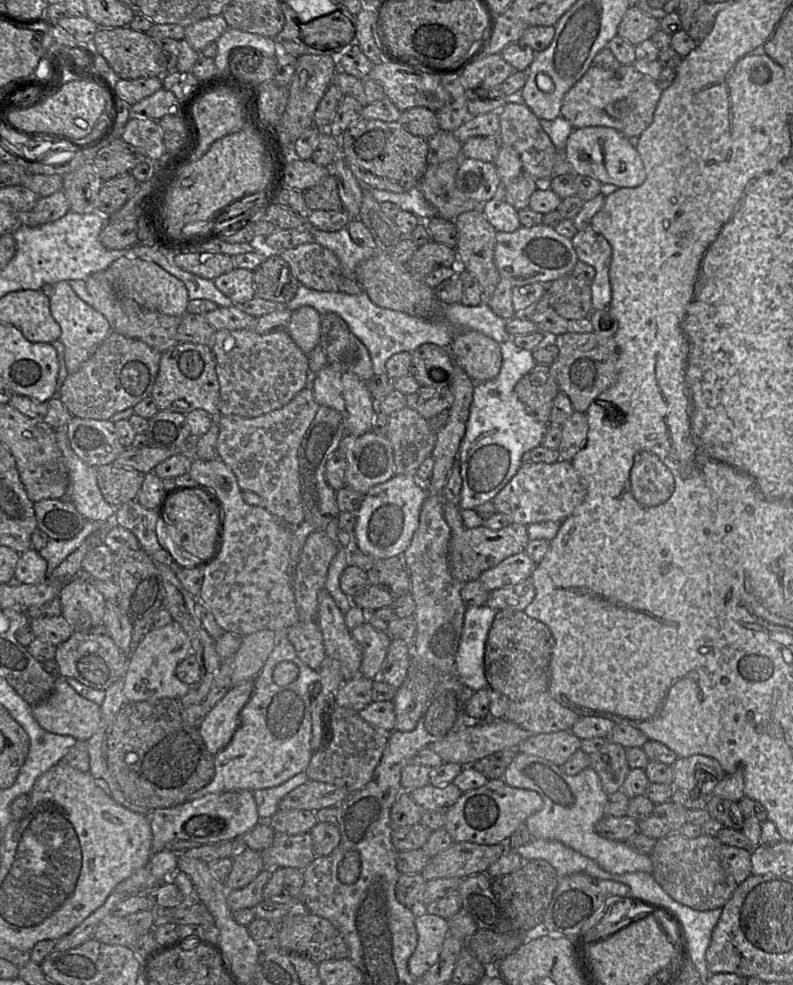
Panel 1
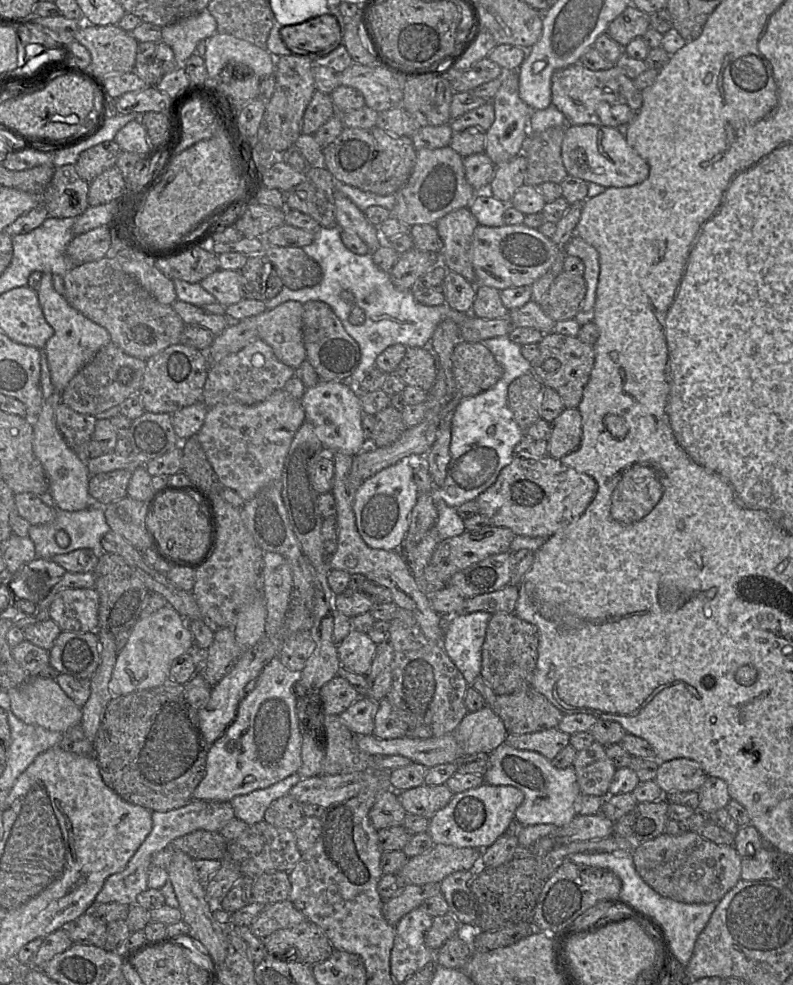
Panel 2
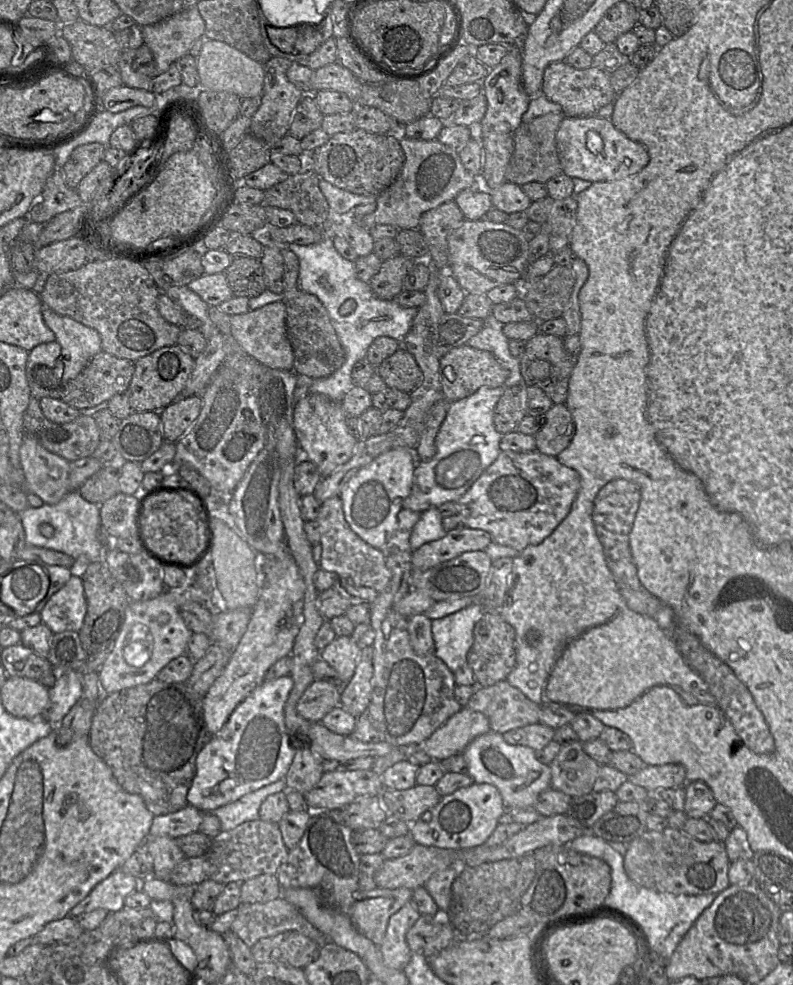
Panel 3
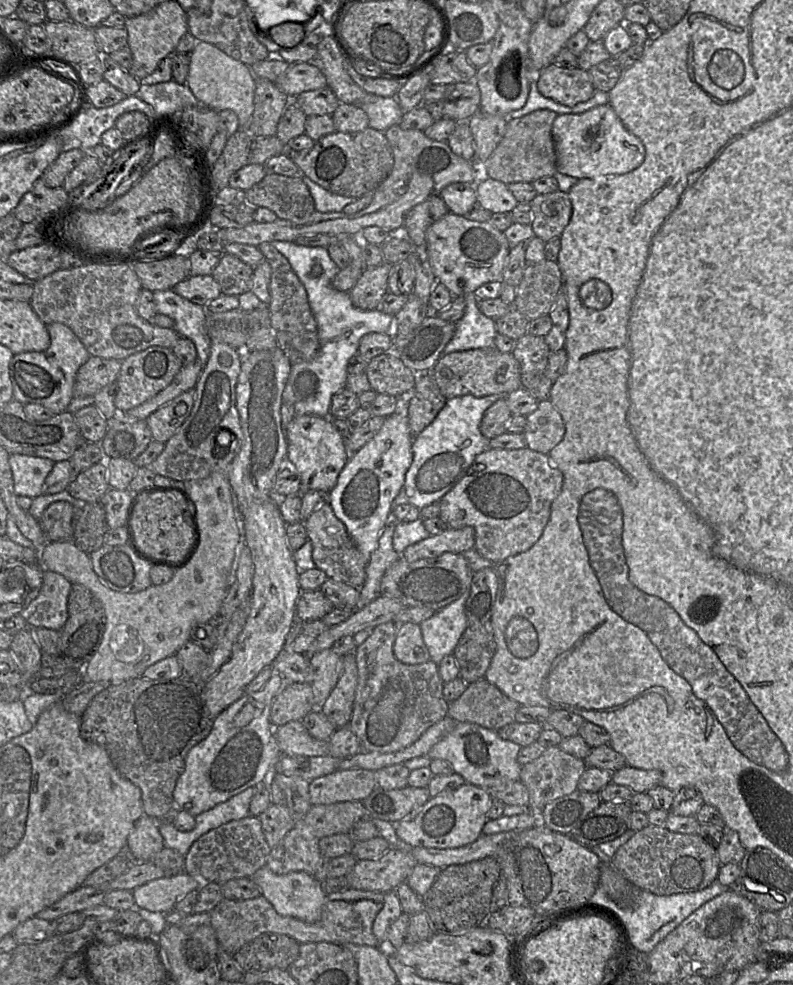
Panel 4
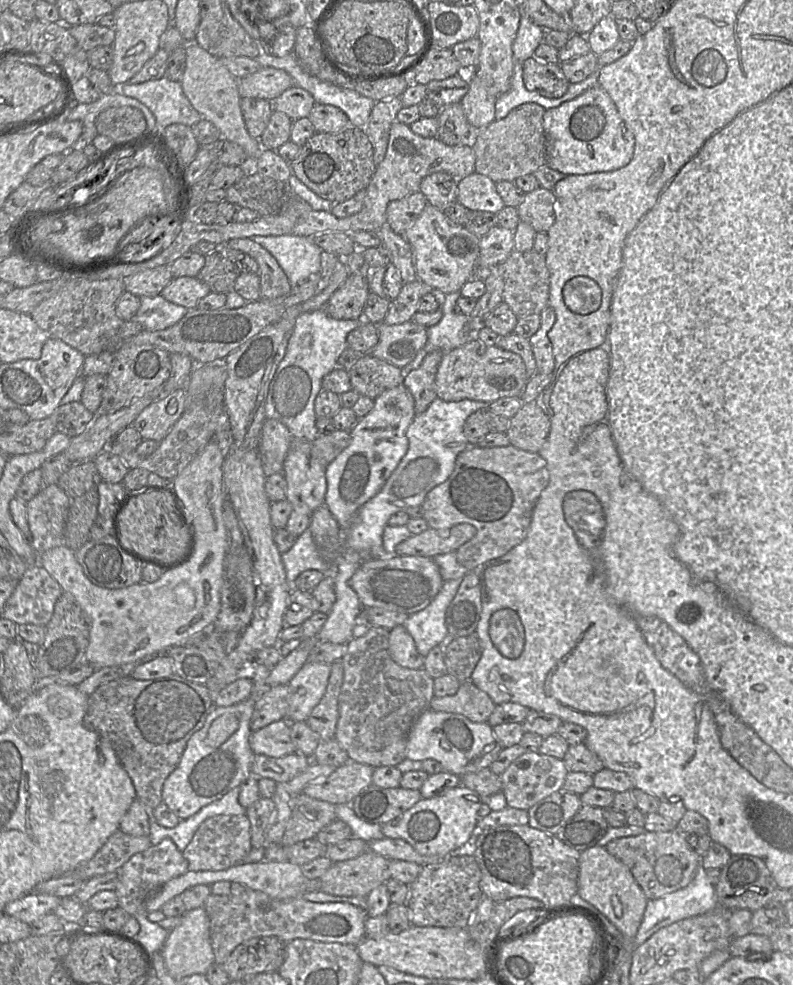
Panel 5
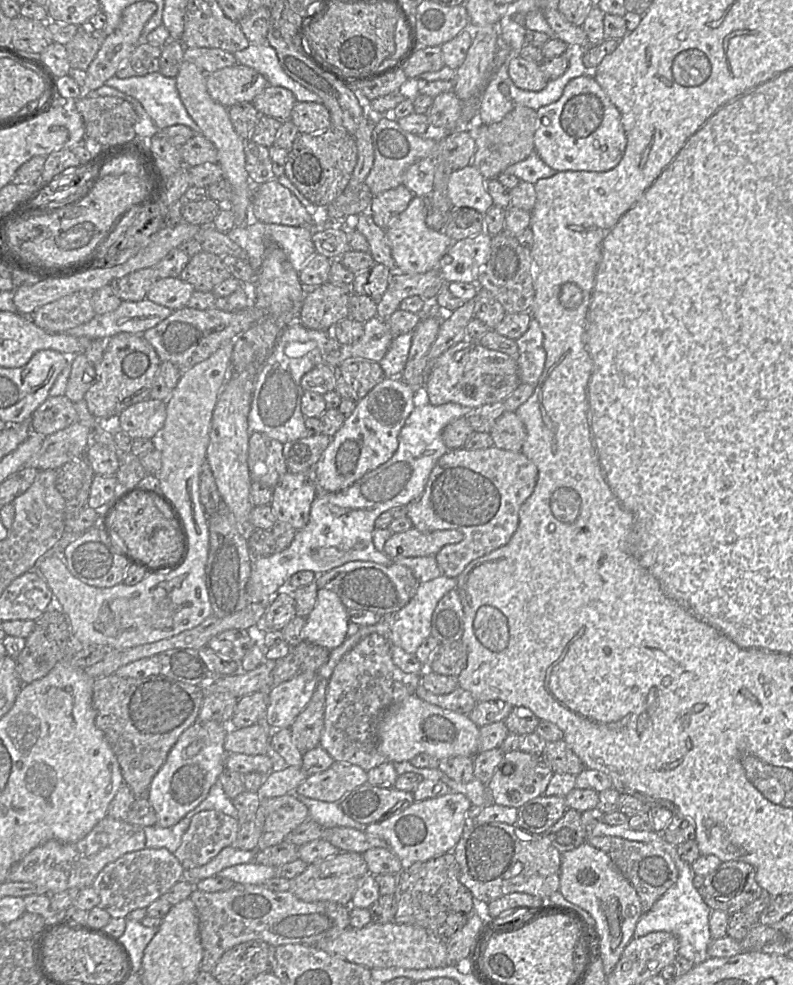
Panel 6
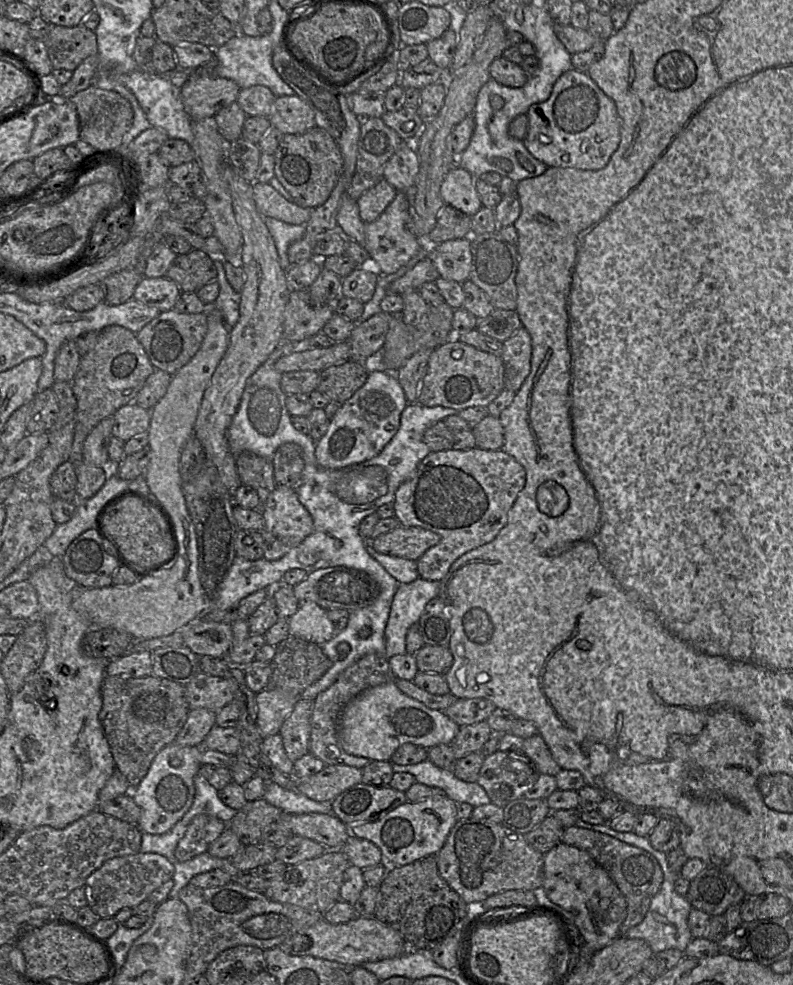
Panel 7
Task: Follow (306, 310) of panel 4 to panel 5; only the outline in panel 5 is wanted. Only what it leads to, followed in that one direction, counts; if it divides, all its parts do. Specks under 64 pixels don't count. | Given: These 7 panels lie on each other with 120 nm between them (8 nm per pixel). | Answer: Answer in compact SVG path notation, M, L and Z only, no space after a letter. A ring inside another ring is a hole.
M235 238L226 243L229 248L251 256L258 264L260 297L275 299L291 293L293 287L276 259L250 238Z

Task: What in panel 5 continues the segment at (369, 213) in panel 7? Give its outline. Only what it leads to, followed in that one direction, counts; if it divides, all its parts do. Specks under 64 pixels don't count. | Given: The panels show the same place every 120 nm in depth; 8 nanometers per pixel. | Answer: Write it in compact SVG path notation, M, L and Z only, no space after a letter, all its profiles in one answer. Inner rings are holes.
M421 192L390 202L386 209L386 226L399 235L403 234L427 204L429 203Z

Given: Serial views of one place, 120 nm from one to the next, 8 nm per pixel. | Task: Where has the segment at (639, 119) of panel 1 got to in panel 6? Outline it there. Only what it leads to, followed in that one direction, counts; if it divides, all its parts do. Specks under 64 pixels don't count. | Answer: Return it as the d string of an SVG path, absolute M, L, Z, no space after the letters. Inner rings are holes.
M512 55L507 65L510 79L522 90L541 91L549 81L538 63L529 62L518 55Z

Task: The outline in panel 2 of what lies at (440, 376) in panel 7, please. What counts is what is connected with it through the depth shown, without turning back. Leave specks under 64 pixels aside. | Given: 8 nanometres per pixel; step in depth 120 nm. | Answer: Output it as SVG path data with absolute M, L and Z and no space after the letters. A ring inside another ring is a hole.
M460 342L452 353L454 388L446 393L439 420L454 412L464 399L492 388L502 377L502 366L481 342Z

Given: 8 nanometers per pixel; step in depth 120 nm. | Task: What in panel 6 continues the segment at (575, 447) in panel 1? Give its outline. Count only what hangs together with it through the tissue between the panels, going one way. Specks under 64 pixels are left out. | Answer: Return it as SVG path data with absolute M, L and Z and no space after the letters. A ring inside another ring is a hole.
M507 411L496 419L489 433L494 447L512 452L520 452L527 437L523 422L515 412Z

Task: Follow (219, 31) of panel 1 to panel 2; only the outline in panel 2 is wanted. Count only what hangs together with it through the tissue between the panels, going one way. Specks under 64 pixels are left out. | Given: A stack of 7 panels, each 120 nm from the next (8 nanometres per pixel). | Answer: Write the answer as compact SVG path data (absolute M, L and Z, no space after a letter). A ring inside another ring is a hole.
M207 9L162 27L162 42L169 45L179 68L194 53L199 41L217 32L217 22Z

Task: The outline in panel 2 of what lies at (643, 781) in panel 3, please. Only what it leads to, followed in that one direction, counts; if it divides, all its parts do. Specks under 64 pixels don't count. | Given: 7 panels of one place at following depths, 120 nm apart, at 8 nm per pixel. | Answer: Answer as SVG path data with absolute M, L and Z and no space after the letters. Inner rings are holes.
M689 758L660 762L654 781L664 795L671 791L697 791L707 775L701 765Z

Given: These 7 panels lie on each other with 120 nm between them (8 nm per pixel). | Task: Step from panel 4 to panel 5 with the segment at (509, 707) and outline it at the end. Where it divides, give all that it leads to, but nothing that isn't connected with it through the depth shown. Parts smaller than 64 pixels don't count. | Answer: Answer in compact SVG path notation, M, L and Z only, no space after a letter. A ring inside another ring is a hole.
M472 681L461 682L454 695L434 697L430 709L438 712L461 714L472 722L485 723L495 709L492 699Z

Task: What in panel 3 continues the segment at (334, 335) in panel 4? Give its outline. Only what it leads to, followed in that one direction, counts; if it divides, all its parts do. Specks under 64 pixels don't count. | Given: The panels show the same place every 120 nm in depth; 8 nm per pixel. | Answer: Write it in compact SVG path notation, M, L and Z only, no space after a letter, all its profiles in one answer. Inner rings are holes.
M328 233L316 244L302 246L294 243L287 247L297 256L299 261L299 288L316 296L326 308L331 324L344 346L346 359L333 374L314 379L309 393L322 394L334 402L341 403L345 394L354 386L352 369L354 364L366 357L371 343L378 337L387 336L402 343L411 328L418 308L401 307L394 300L381 300L374 296L368 283L357 278L354 261L343 258L335 249L332 233ZM346 300L354 300L356 308L353 313L343 316L340 308Z

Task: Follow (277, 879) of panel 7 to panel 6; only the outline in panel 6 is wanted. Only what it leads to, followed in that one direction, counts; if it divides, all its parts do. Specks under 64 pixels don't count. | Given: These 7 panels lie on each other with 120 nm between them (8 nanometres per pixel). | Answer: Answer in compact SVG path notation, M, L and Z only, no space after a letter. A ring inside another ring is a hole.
M341 851L332 857L308 864L300 875L290 879L289 892L305 902L335 902L351 905L351 900L358 889L358 882L369 873L362 854Z

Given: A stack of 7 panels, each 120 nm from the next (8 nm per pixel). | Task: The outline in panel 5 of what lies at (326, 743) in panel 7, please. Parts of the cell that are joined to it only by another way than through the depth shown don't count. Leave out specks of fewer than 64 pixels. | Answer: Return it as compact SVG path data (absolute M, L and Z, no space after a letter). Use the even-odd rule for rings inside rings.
M370 626L367 633L351 638L341 661L344 669L343 683L338 698L339 718L334 738L347 752L349 761L367 764L373 768L397 766L406 758L409 732L417 718L430 708L434 696L434 679L422 667L409 669L398 665L389 653L389 630Z

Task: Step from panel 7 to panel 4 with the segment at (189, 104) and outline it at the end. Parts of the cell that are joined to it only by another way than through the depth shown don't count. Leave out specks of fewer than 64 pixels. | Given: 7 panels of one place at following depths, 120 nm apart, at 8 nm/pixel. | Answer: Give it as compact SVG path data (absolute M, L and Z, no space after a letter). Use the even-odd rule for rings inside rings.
M291 63L274 82L290 98L299 94L327 87L323 73L310 63Z

